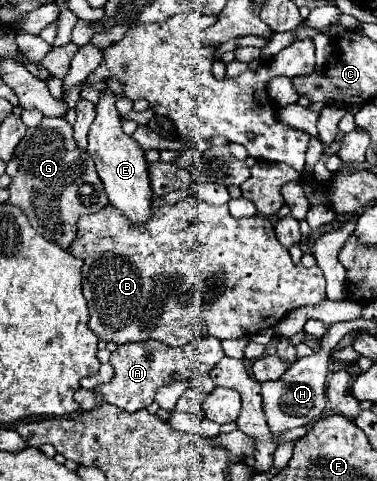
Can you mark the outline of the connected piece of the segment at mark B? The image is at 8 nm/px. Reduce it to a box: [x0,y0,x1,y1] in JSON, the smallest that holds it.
[70,197,326,347]

